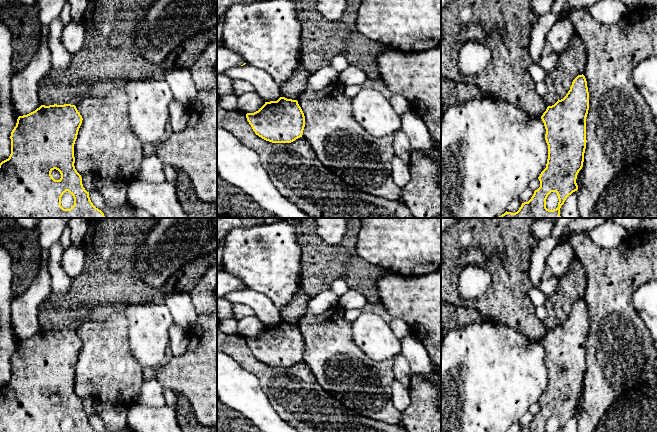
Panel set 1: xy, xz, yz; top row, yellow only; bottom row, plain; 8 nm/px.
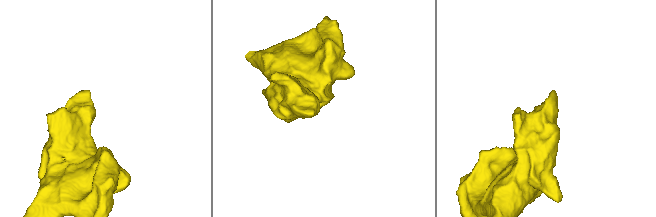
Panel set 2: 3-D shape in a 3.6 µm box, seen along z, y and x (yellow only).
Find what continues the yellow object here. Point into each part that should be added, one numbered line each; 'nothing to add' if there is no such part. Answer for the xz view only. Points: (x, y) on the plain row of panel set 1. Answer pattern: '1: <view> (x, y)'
nothing to add

